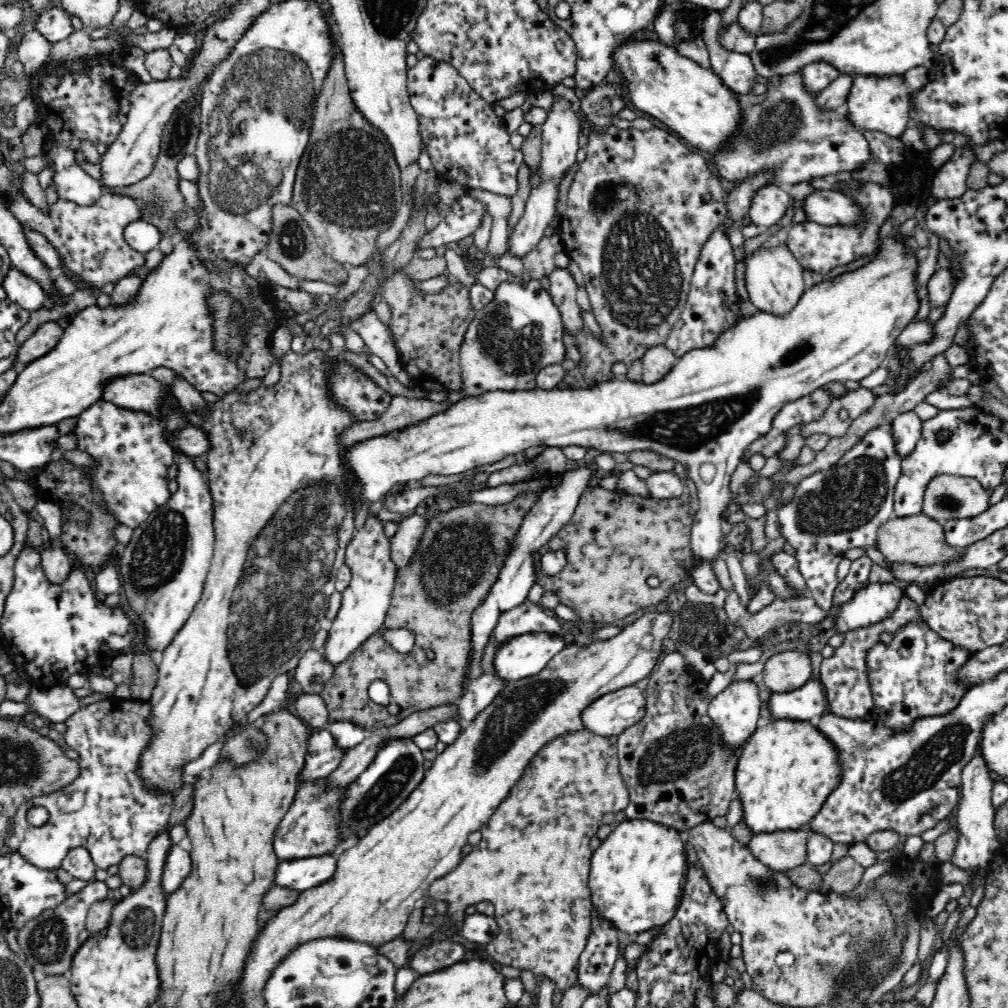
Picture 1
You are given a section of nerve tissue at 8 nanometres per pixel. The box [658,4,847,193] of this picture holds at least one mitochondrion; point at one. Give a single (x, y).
(777, 127)

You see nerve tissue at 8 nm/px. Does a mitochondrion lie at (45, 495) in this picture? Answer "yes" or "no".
no

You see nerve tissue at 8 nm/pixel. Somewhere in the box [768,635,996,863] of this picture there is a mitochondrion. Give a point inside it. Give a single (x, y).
(928, 763)

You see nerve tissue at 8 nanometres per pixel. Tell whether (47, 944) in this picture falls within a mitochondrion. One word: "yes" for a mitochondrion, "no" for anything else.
yes

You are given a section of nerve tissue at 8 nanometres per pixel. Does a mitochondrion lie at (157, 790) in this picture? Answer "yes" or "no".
no

